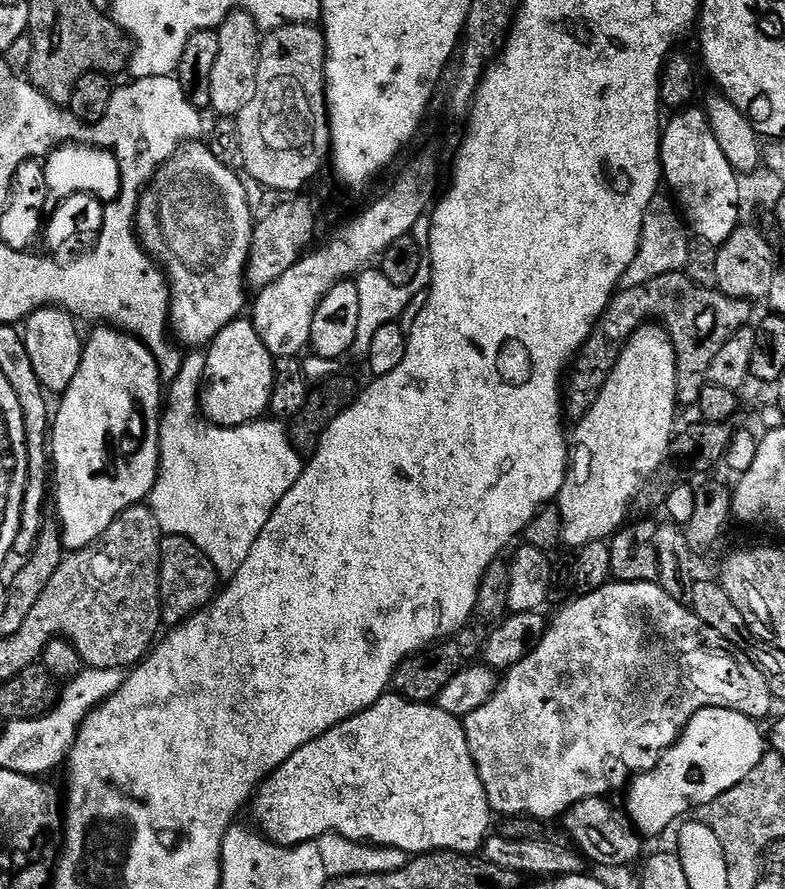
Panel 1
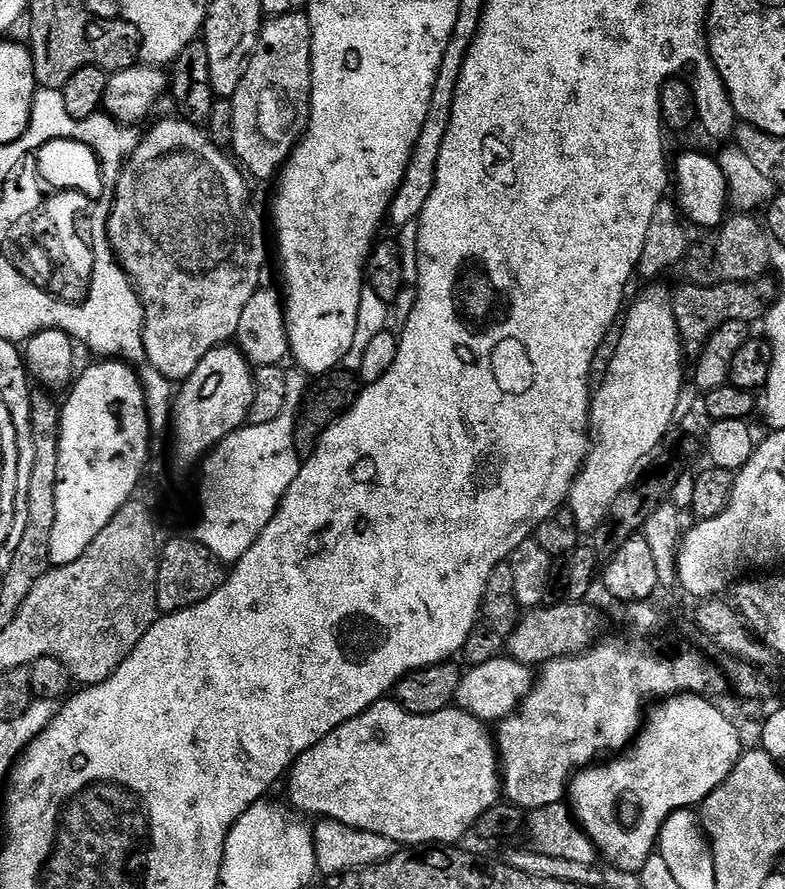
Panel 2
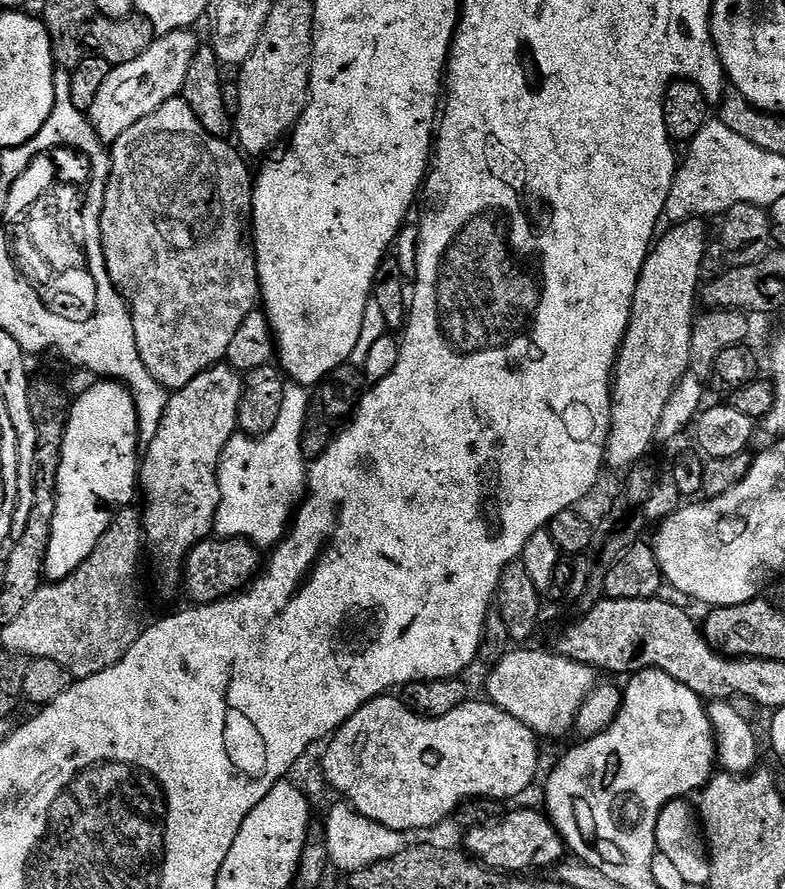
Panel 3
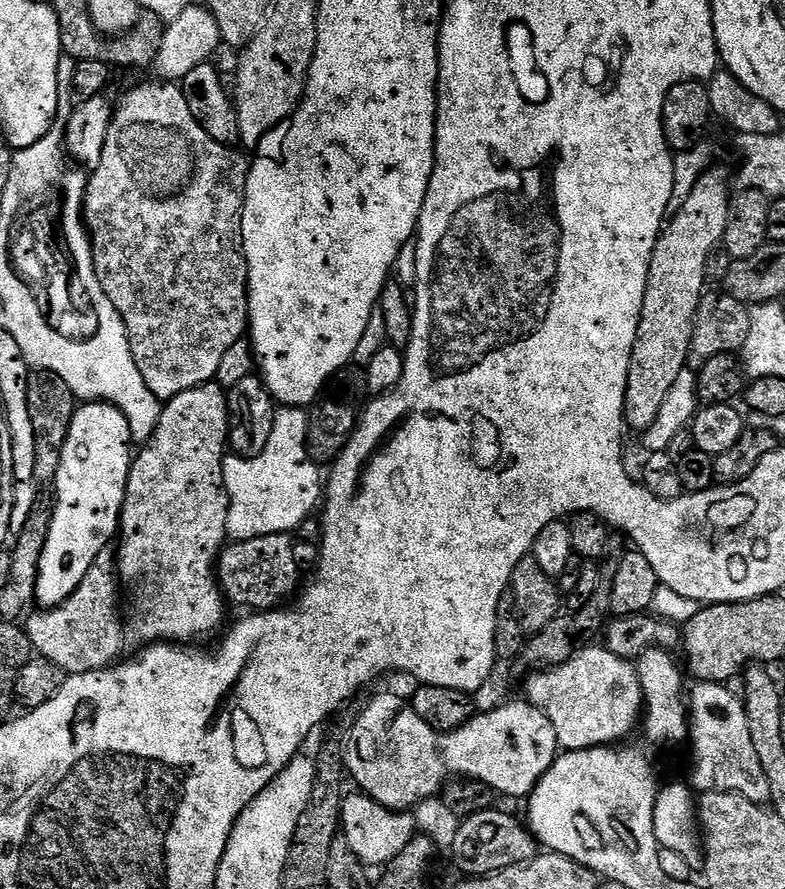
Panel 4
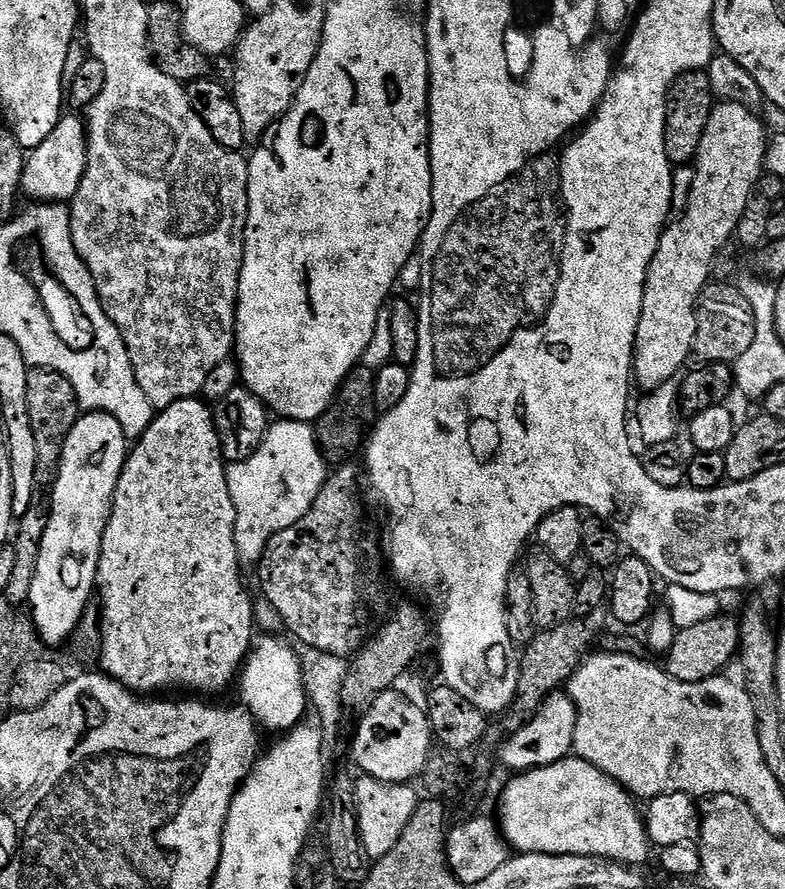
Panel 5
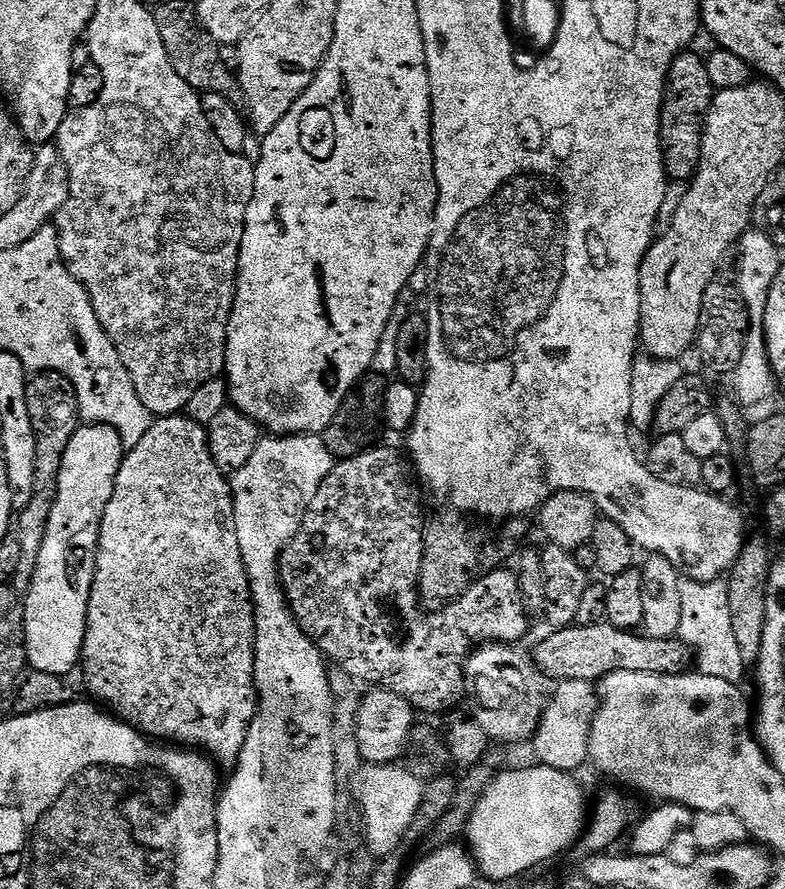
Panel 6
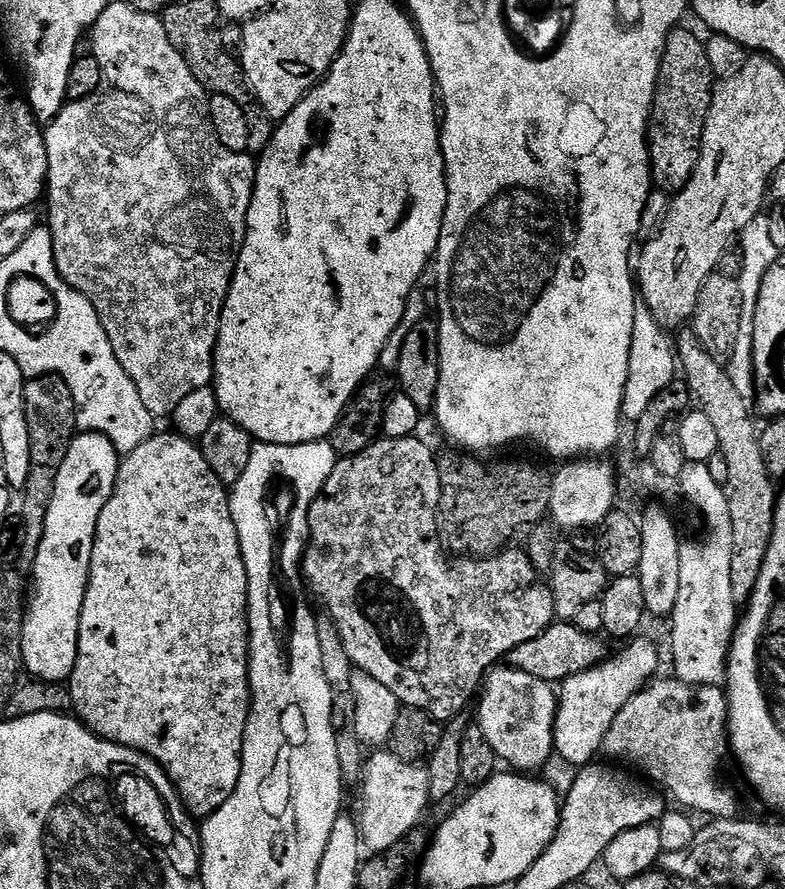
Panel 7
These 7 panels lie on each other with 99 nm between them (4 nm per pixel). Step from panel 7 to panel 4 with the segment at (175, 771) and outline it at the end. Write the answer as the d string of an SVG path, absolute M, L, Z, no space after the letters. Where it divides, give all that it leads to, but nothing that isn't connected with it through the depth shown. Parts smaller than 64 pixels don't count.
M213 382L211 384L203 384L202 386L194 386L194 390L186 390L182 394L178 394L172 400L167 401L161 407L160 415L155 417L154 424L156 429L152 432L152 441L145 446L144 449L135 453L132 461L132 469L128 472L128 485L126 486L126 498L124 505L120 511L120 527L118 529L118 551L116 552L116 571L120 577L120 587L123 595L126 597L126 628L129 633L132 632L136 636L141 636L144 639L145 645L159 644L161 642L171 642L173 644L182 644L185 646L191 645L193 642L200 642L196 640L204 640L207 636L212 636L216 631L219 633L225 627L224 624L224 608L226 609L226 601L223 592L220 591L220 581L216 578L216 562L220 559L220 551L224 548L226 541L229 539L228 535L228 491L224 485L224 458L226 449L228 448L228 393L221 388L219 384Z

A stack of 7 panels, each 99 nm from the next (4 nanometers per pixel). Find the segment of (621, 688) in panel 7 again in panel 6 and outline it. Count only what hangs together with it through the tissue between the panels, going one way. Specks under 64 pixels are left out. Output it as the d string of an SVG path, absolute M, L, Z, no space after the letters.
M561 680L555 685L556 693L544 705L544 713L530 747L536 751L536 760L554 770L575 773L589 763L588 743L596 717L598 692L591 680Z

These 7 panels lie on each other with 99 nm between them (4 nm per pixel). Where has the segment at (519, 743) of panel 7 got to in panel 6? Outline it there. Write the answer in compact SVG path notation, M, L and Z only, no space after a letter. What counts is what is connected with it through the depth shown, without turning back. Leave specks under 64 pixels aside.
M488 642L477 647L464 666L467 687L480 705L474 709L478 726L496 742L504 740L531 741L544 713L546 692L540 685L541 673L535 664L525 662L515 668L516 656L511 647L500 642Z

